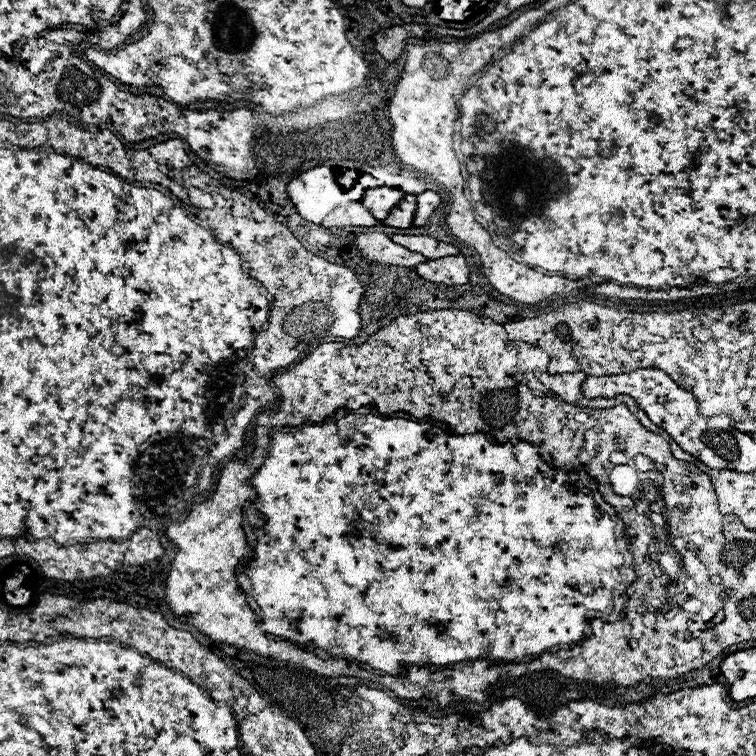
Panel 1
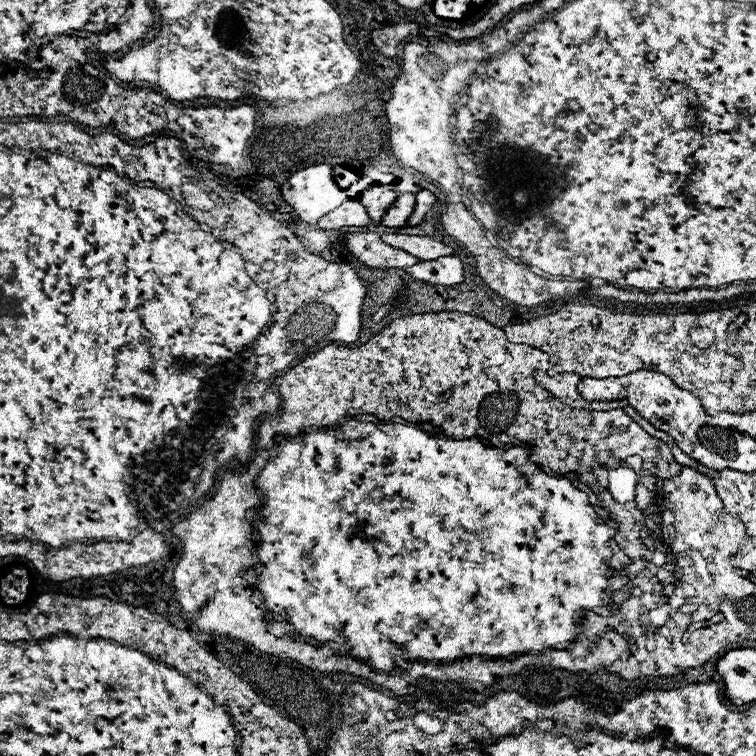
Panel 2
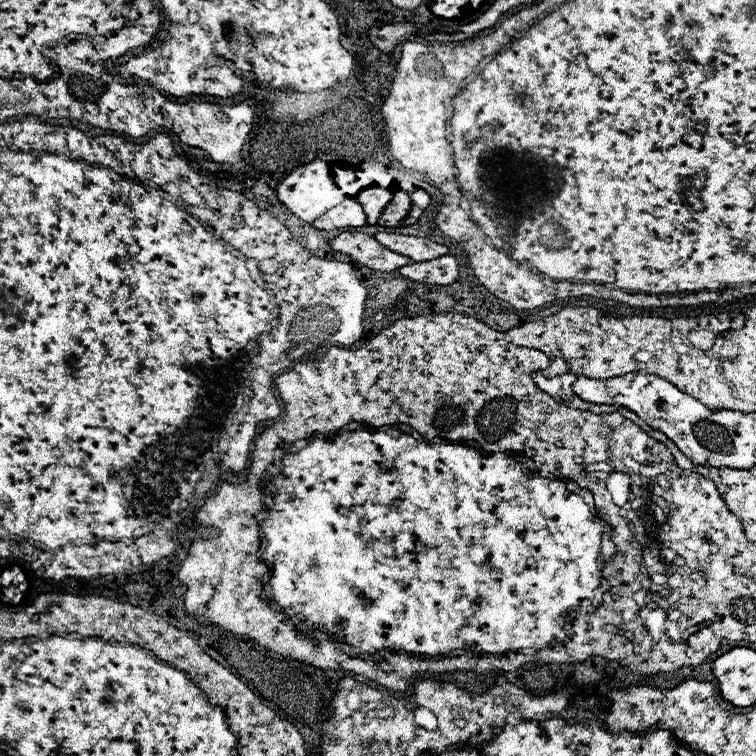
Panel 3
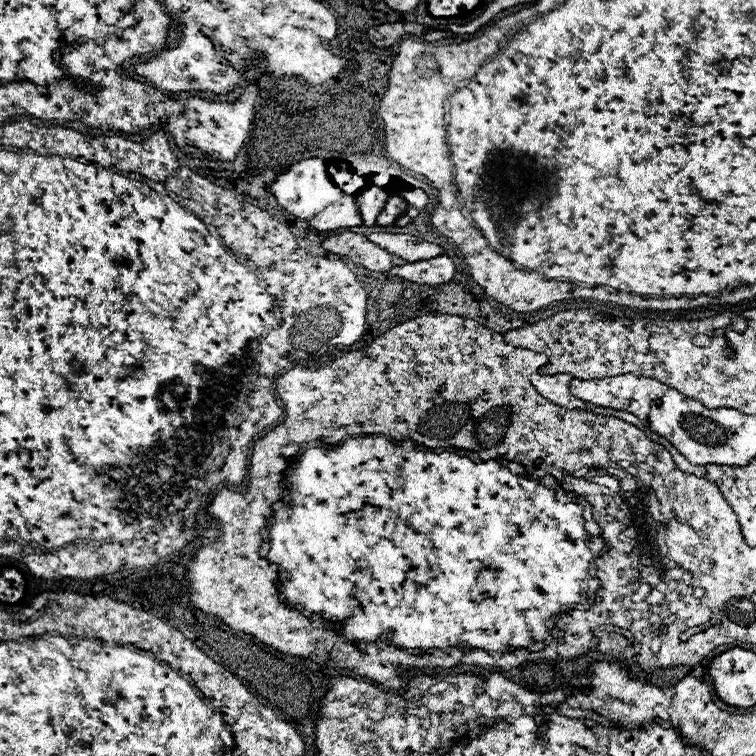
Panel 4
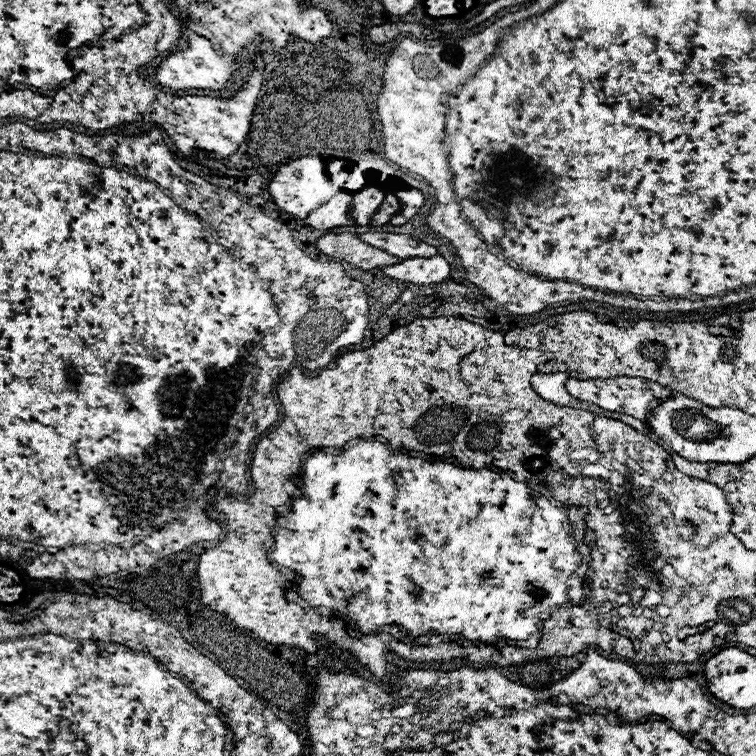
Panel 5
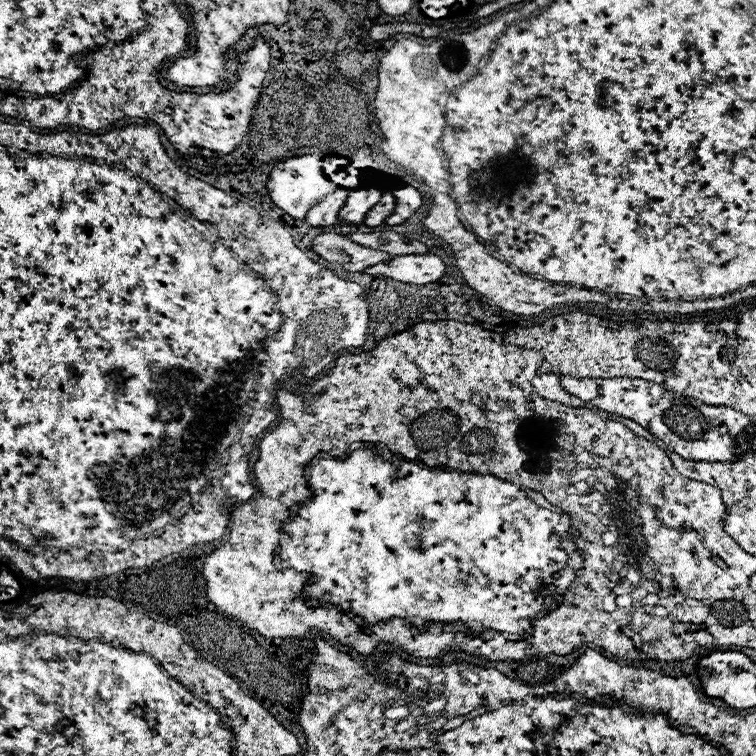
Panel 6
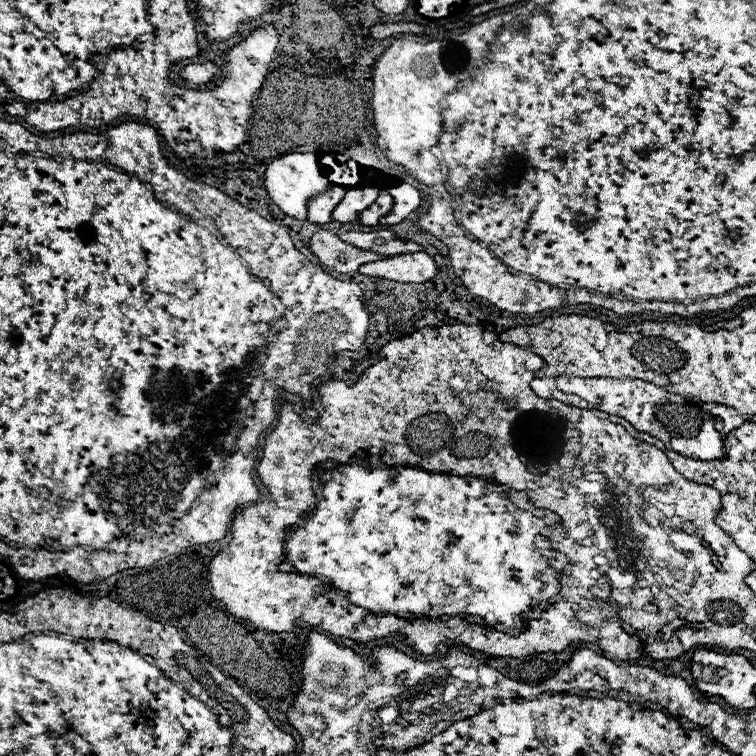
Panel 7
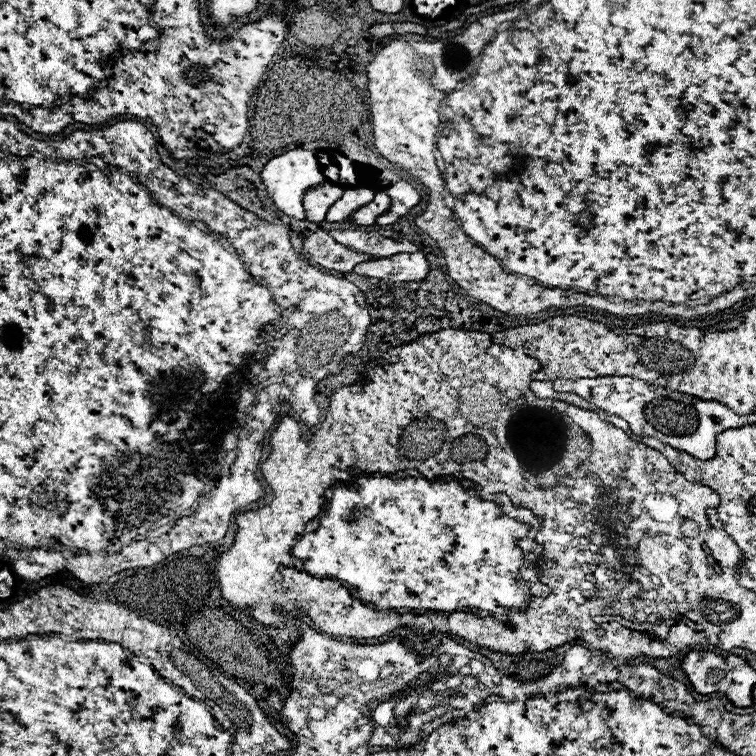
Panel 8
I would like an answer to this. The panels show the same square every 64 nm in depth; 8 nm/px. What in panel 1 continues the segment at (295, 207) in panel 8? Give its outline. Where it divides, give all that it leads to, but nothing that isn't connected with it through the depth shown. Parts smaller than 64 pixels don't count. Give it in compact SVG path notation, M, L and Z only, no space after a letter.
M316 166L298 174L286 188L296 212L314 224L320 224L334 208L348 202L344 190L338 186L332 168Z

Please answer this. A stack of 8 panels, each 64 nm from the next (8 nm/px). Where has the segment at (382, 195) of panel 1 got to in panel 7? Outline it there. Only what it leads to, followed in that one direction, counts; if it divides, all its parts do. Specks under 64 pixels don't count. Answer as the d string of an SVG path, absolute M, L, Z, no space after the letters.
M372 186L348 188L346 196L334 208L332 220L340 222L340 224L354 222L358 218L358 212L362 212L362 208L366 208L366 204L374 204L376 198L378 198L378 188L372 188Z

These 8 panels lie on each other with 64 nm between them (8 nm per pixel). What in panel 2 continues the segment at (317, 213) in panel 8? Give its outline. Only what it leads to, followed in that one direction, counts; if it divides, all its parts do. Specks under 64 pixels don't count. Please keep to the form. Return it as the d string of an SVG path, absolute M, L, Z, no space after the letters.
M346 200L342 206L338 206L334 212L328 212L318 220L318 228L322 230L338 230L344 226L368 226L370 216L366 208L358 200Z

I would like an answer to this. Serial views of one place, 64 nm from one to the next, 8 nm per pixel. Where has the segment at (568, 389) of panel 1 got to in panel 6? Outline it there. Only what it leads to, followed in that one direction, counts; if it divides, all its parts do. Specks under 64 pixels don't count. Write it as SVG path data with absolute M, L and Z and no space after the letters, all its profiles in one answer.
M540 374L532 378L532 388L538 396L546 398L546 400L554 400L566 406L576 406L578 398L570 396L568 392L564 392L564 388L558 384L558 374Z

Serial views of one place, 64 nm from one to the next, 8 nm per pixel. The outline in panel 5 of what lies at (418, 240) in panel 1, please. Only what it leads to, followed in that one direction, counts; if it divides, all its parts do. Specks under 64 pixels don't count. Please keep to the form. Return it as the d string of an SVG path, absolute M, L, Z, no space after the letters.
M368 232L360 234L360 240L374 248L382 248L386 252L392 252L396 258L402 256L436 256L436 248L426 242L414 242L412 238L404 234L392 234L392 232Z

